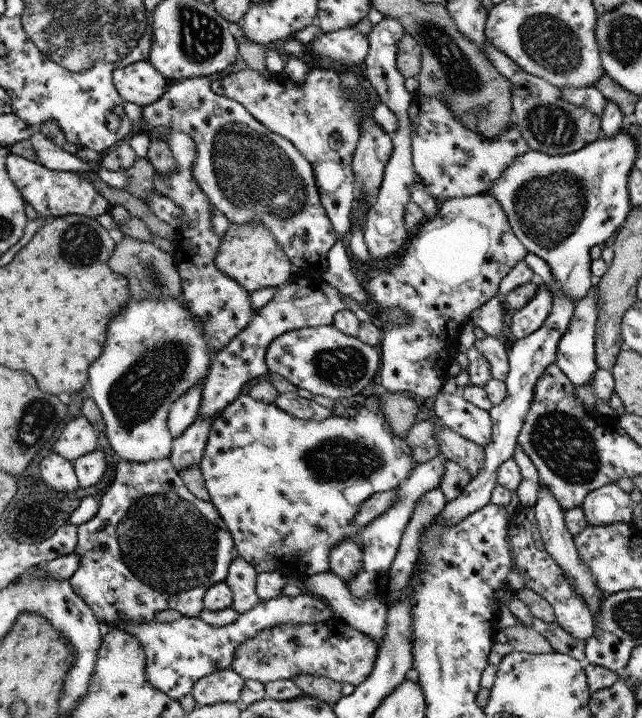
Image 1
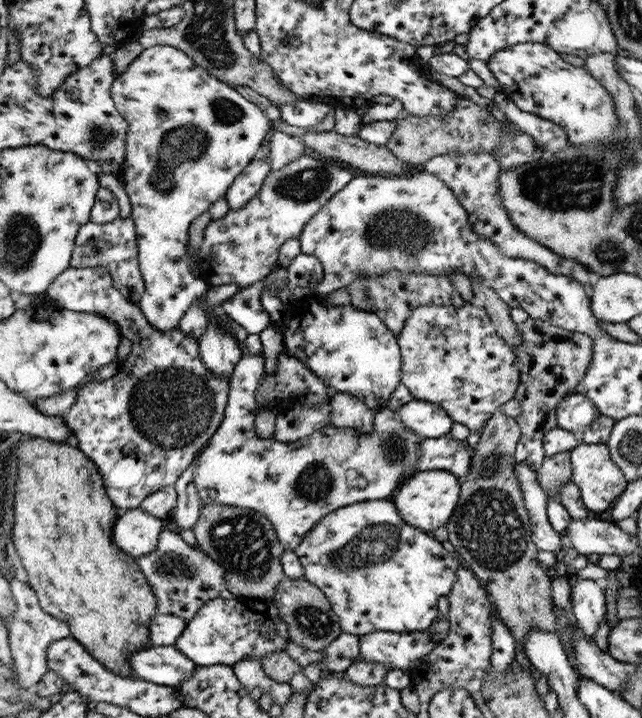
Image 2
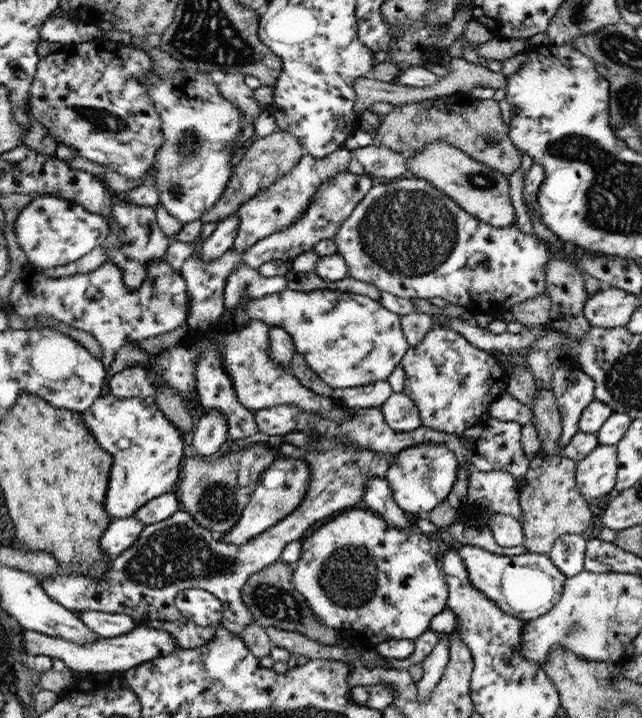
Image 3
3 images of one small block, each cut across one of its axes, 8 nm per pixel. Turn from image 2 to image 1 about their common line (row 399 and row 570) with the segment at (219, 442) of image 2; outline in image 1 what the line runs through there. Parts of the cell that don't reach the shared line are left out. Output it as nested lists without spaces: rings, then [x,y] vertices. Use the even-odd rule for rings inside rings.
[[[241,557],[237,558],[230,567],[225,580],[233,593],[231,608],[238,614],[250,611],[262,600],[255,592],[257,573],[255,569]]]

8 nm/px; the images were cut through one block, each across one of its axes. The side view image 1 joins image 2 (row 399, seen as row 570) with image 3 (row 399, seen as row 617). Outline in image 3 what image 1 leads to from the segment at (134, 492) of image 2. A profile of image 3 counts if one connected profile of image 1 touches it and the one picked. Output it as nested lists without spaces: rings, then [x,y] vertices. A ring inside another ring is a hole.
[[[106,391],[91,409],[83,414],[84,422],[91,428],[100,446],[115,456],[106,500],[107,513],[112,519],[135,516],[139,508],[146,505],[148,501],[172,491],[172,486],[178,482],[180,464],[184,460],[184,433],[163,414],[155,404],[155,398],[118,399]]]

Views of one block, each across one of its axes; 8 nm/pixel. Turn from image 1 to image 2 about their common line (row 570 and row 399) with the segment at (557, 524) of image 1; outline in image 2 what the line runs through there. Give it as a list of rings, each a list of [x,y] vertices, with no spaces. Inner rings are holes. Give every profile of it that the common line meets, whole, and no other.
[[[570,394],[556,405],[558,428],[585,431],[600,416],[594,404],[582,394]]]

